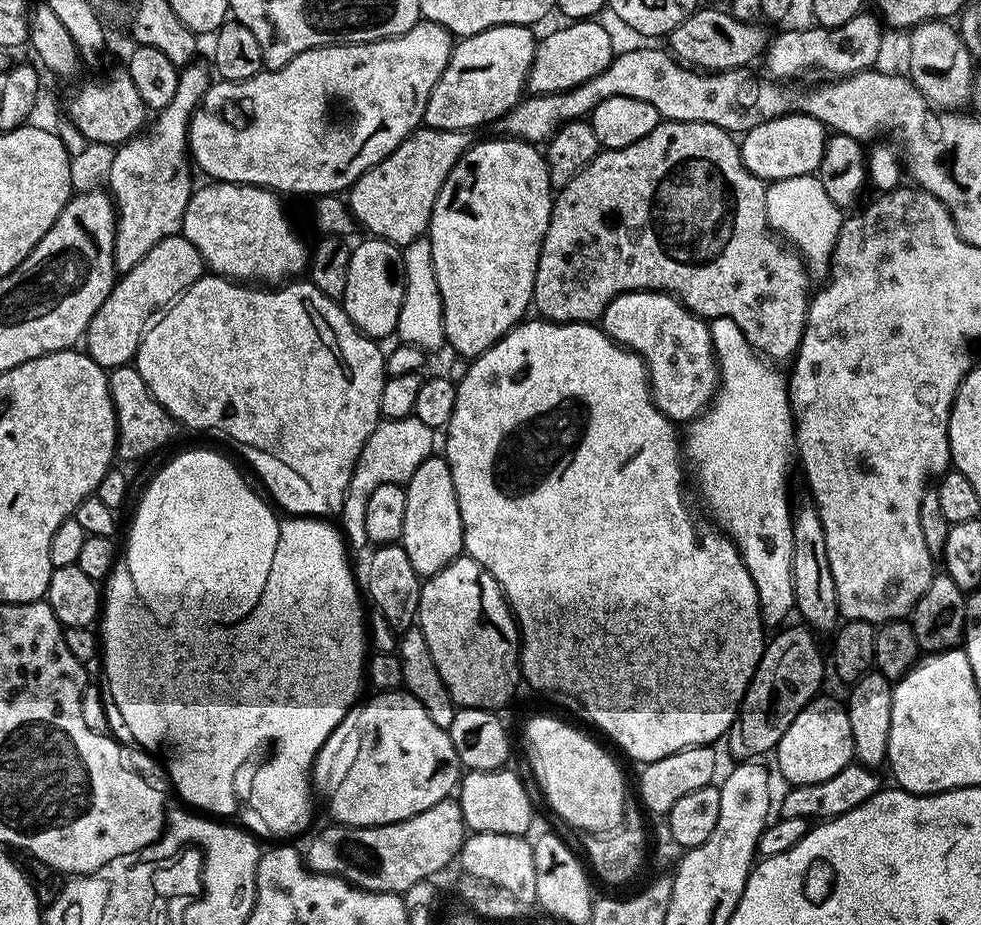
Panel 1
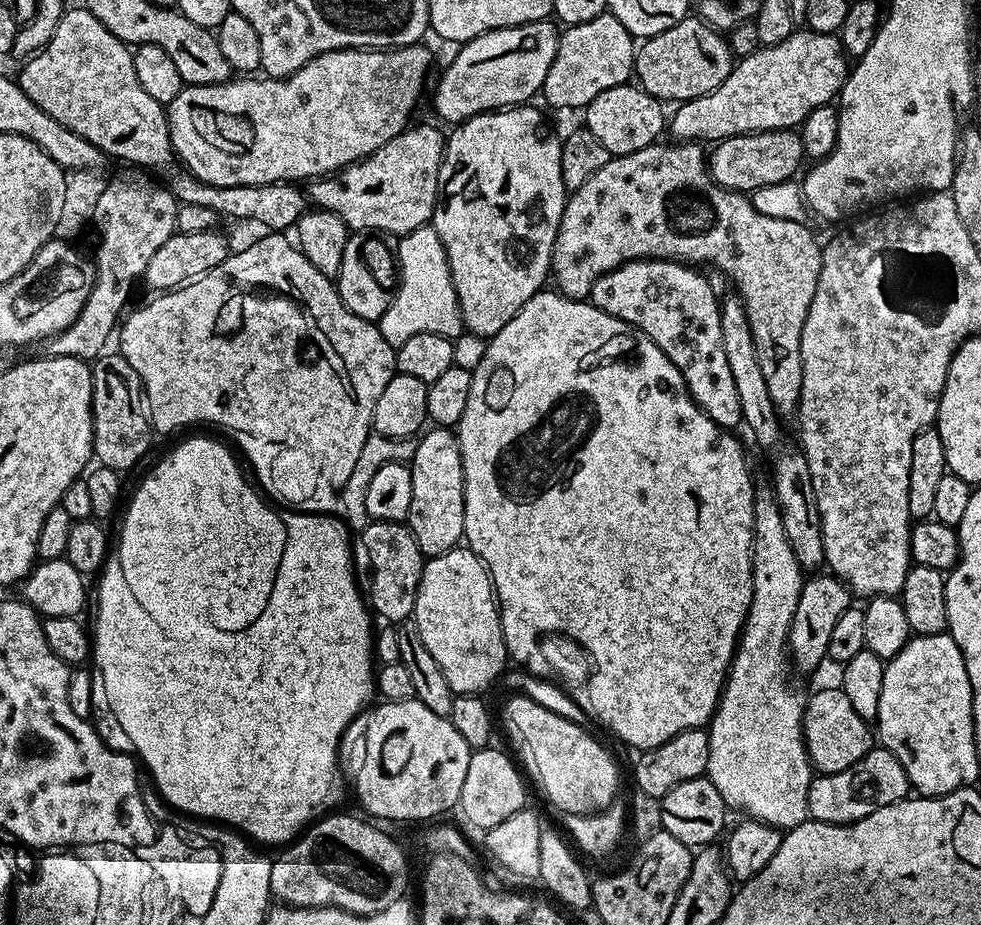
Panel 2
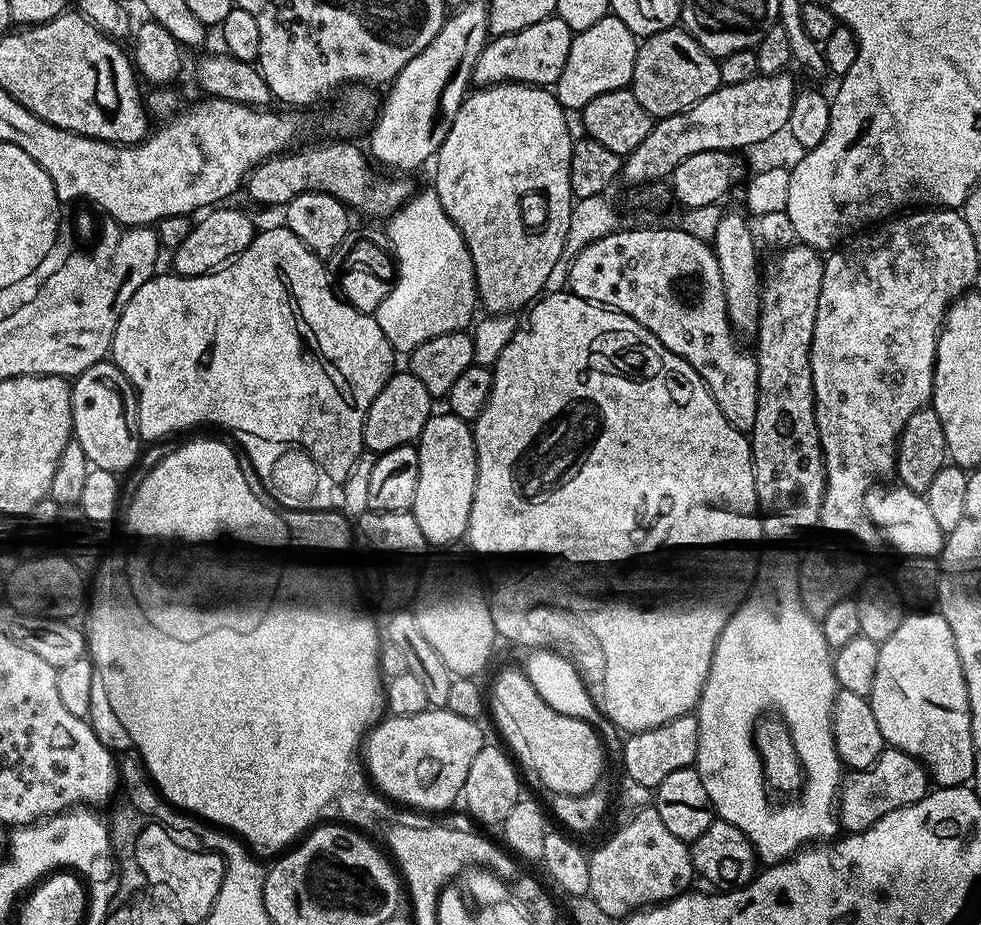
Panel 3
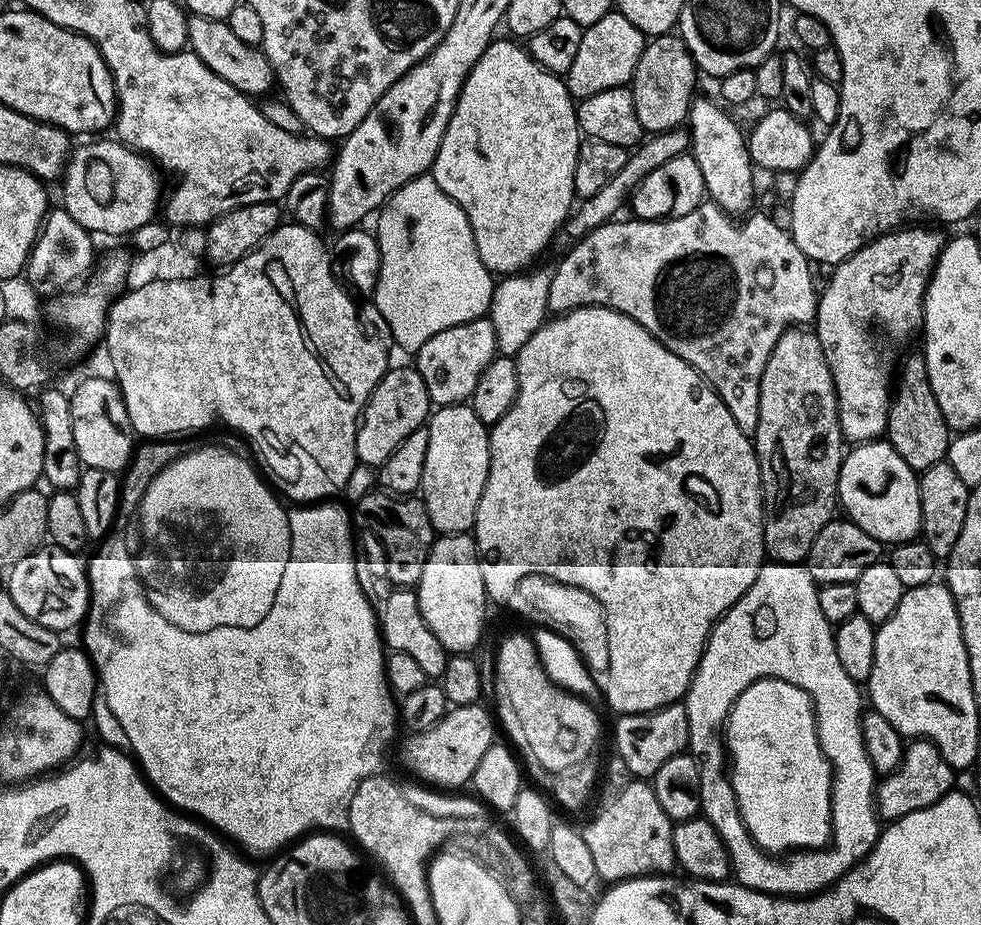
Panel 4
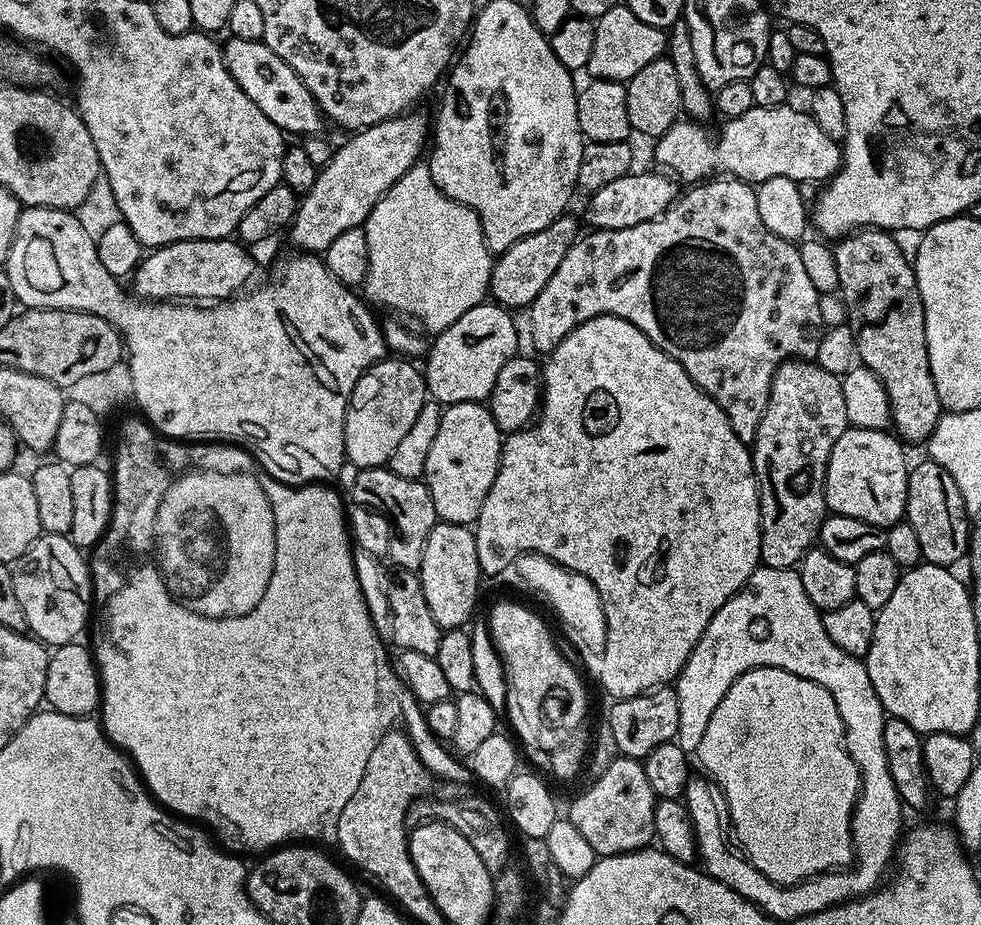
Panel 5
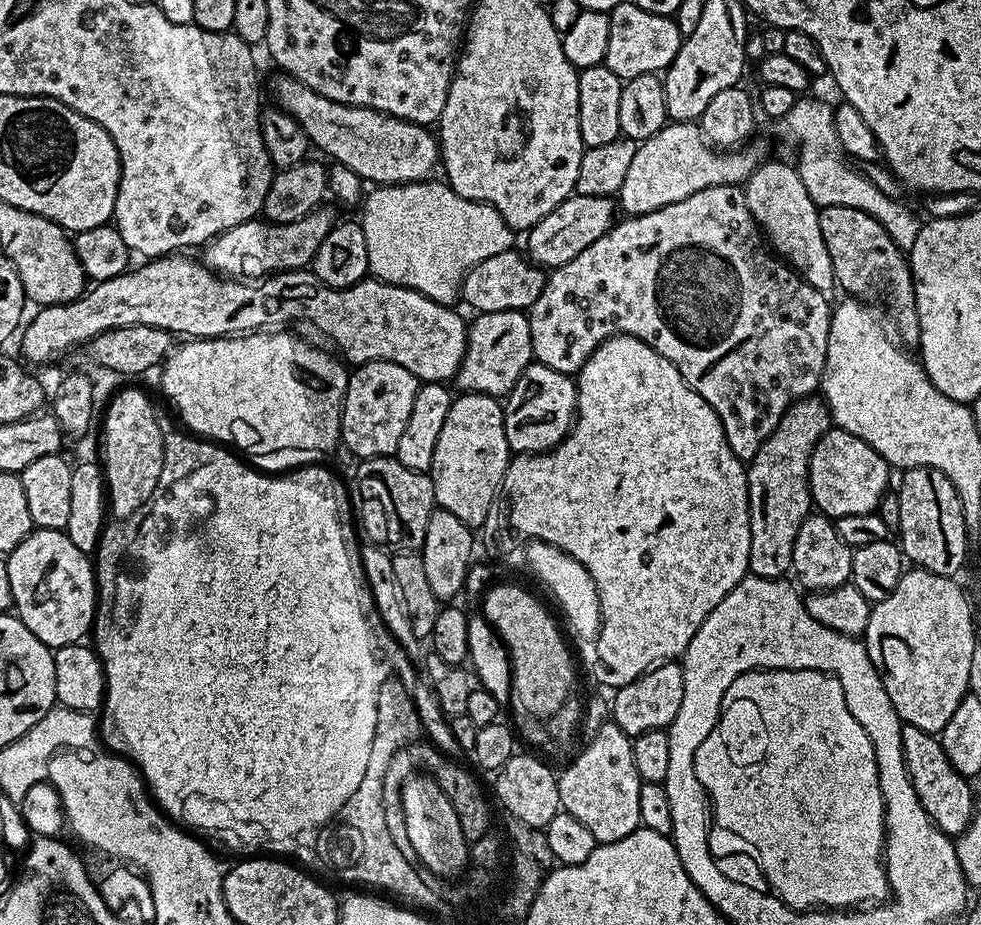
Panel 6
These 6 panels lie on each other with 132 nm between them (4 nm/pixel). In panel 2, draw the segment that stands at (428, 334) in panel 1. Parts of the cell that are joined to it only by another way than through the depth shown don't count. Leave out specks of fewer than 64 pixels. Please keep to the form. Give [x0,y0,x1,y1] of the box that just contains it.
[378,226,465,349]

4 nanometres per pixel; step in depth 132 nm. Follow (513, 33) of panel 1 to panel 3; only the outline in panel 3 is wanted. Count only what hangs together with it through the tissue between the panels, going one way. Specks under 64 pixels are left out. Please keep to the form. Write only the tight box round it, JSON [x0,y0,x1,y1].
[472,15,573,86]

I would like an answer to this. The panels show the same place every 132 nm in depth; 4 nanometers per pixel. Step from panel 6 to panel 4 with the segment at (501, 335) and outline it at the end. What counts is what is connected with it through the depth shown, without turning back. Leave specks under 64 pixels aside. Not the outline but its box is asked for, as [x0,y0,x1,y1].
[414,318,497,405]

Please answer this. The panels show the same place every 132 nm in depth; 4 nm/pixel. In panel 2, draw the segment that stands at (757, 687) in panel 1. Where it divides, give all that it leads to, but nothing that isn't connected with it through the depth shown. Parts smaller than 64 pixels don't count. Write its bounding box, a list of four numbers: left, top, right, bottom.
[788,574,853,672]

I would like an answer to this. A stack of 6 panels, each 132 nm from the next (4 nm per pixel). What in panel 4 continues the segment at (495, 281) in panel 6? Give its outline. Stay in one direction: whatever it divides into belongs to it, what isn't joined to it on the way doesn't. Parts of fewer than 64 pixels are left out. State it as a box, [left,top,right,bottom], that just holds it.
[563,127,689,242]

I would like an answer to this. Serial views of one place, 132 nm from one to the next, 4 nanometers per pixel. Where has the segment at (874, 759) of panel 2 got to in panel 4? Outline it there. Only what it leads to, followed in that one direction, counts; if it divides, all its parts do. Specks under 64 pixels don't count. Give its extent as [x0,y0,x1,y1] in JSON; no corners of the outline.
[876,738,957,822]

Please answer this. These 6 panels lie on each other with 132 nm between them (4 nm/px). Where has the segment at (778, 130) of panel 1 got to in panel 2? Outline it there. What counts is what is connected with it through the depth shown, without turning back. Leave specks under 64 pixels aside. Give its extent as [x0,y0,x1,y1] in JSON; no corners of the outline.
[707,130,806,194]

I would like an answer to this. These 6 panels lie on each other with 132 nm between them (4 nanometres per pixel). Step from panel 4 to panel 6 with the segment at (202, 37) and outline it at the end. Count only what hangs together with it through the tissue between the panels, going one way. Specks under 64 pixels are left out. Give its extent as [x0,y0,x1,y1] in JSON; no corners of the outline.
[272,74,440,186]

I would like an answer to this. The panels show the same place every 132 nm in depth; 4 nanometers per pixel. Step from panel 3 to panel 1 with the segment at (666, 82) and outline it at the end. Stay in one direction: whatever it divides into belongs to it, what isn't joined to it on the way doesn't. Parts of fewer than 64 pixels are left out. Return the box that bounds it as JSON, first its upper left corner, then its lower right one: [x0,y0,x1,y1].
[666,7,769,72]

